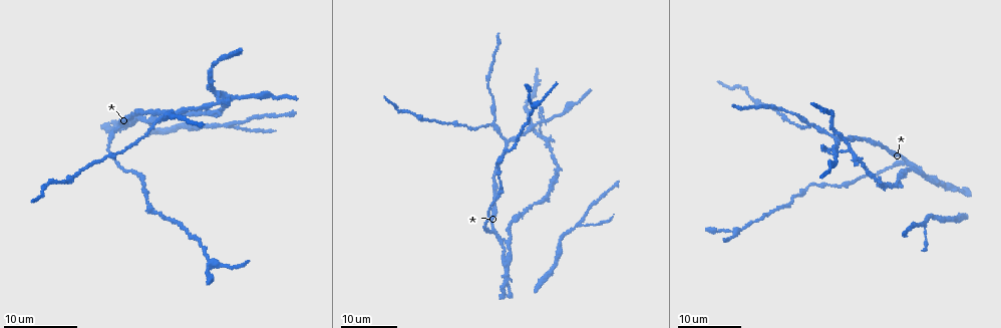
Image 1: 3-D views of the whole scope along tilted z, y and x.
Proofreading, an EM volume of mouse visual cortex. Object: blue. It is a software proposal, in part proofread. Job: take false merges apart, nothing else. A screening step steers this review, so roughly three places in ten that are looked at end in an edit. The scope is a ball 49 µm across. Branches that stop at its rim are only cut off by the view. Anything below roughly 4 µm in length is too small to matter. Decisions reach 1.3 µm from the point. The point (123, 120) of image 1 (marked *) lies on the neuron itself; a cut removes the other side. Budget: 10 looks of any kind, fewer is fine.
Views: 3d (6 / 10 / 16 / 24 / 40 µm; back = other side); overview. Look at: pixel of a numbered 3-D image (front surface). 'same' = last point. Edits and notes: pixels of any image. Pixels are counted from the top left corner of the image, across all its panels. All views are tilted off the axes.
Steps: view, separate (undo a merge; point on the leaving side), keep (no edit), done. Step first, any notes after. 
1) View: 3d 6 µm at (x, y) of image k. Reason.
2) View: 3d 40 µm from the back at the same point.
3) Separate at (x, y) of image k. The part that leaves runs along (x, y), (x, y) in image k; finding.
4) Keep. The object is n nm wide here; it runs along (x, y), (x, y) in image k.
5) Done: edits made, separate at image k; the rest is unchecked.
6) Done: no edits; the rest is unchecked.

View: 3d 16 µm at (907, 163) of image 1. Side arm on a straight run.

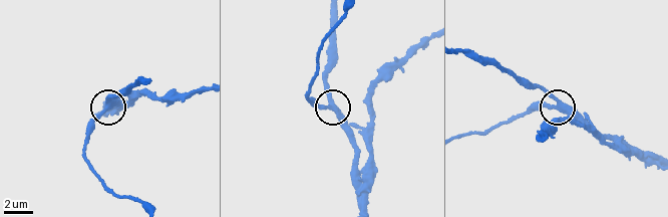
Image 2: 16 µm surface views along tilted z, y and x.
View: 3d 6 µm at (104, 107) of image 2. Zoom in.

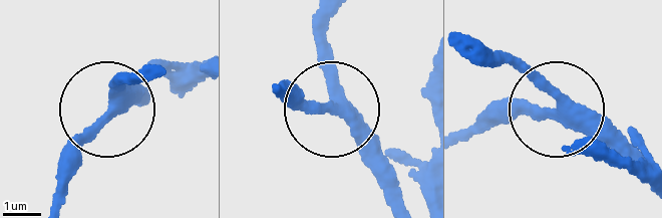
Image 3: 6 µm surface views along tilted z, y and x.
Keep. The side arm is 42 µm long; it runs along (503, 63), (550, 105), (475, 128) in image 3; continuous, no second neuron.

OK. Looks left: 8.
View: 3d 16 µm at (501, 186) of image 1. Calibre changes.

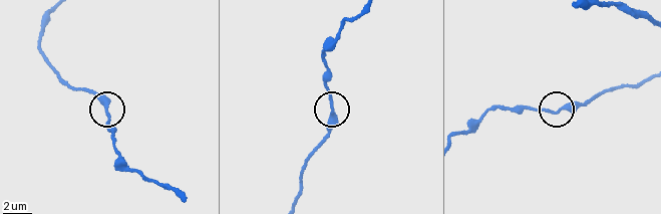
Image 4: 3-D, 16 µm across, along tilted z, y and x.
View: 3d 10 µm at (333, 109) of image 4.

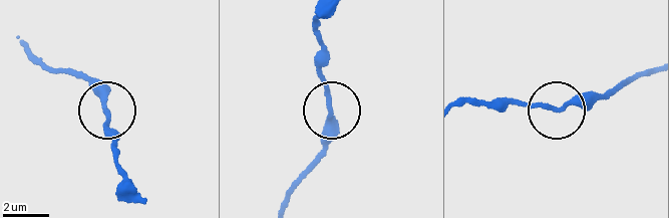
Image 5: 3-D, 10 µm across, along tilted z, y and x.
Keep. It runs along (650, 70), (593, 100), (549, 108), (519, 101), (492, 104) in image 5; all the same neuron.

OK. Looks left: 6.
View: 3d 16 µm at (837, 151) of image 1. Four arms meet.

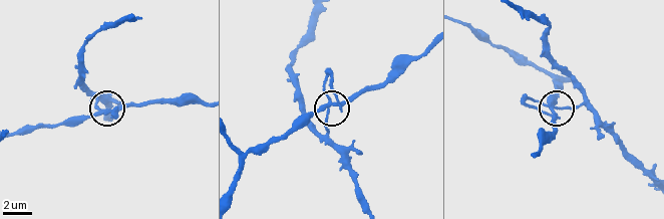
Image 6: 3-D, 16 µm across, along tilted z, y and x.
View: 3d 10 µm at (326, 108) of image 6. Closer look.

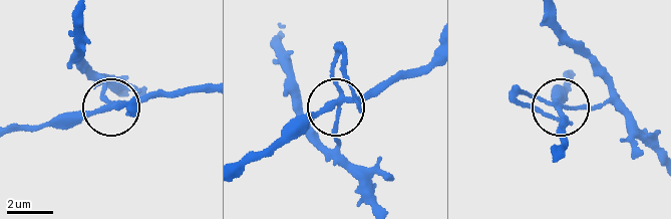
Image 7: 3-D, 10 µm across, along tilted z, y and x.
Keep. The object is 230 nm wide here; it runs along (242, 168), (305, 133), (330, 108), (381, 90) in image 7; one neuron here.

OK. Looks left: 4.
View: 3d 16 µm at (506, 138) of image 1. Arms part here.

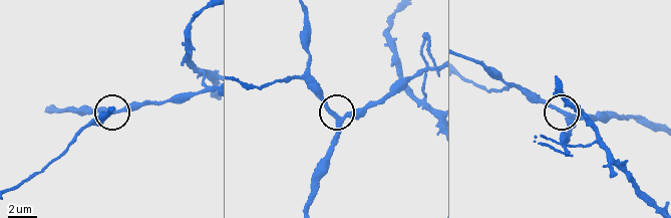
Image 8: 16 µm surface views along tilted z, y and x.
View: 3d 10 µm at (568, 116) of image 8. Zoom in.

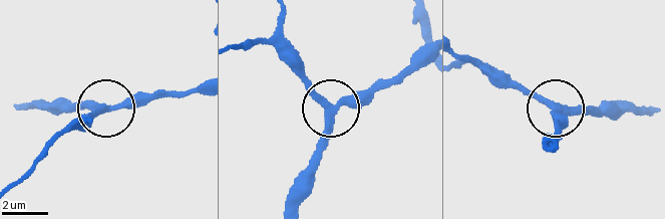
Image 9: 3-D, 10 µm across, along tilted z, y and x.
Keep. The side arm is 25 µm long; it runs along (299, 201), (328, 112), (361, 104), (381, 86), (396, 84) in image 9; one neuron here.

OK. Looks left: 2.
View: 3d 24 µm at (231, 125) of image 1. A fork.

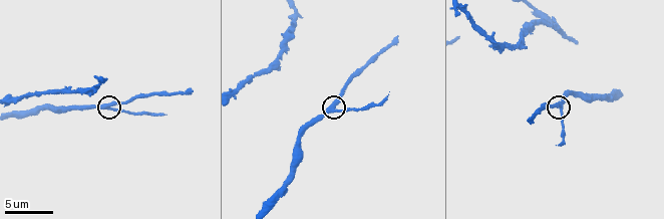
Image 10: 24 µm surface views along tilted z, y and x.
View: 3d 6 µm at (332, 107) of image 10.

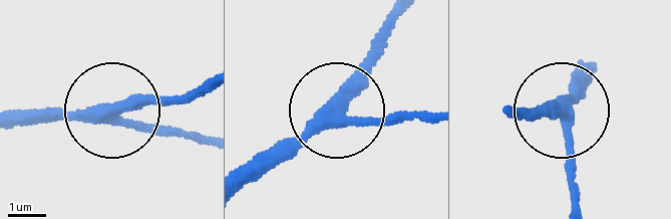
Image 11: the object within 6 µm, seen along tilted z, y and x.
Keep. The side arm is 7 µm long; one neuron here.

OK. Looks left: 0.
Done: no edits; the rest is unchecked.

